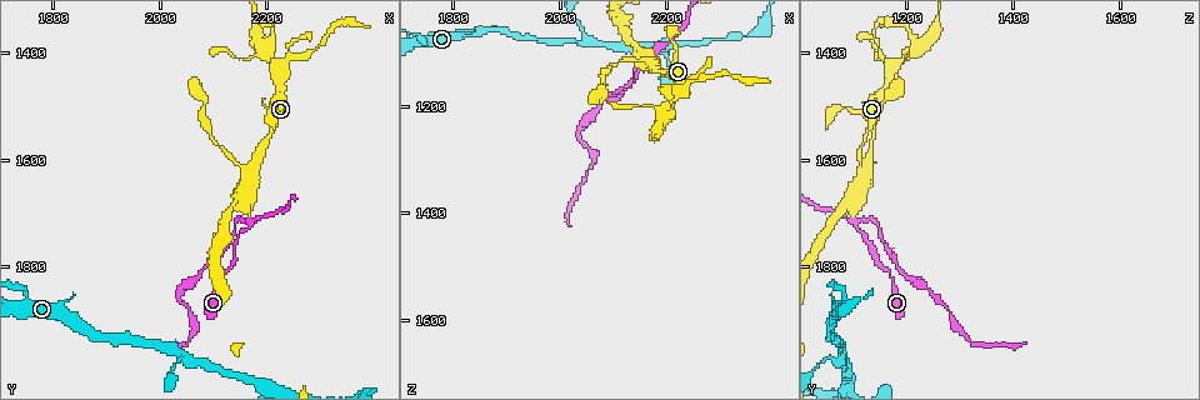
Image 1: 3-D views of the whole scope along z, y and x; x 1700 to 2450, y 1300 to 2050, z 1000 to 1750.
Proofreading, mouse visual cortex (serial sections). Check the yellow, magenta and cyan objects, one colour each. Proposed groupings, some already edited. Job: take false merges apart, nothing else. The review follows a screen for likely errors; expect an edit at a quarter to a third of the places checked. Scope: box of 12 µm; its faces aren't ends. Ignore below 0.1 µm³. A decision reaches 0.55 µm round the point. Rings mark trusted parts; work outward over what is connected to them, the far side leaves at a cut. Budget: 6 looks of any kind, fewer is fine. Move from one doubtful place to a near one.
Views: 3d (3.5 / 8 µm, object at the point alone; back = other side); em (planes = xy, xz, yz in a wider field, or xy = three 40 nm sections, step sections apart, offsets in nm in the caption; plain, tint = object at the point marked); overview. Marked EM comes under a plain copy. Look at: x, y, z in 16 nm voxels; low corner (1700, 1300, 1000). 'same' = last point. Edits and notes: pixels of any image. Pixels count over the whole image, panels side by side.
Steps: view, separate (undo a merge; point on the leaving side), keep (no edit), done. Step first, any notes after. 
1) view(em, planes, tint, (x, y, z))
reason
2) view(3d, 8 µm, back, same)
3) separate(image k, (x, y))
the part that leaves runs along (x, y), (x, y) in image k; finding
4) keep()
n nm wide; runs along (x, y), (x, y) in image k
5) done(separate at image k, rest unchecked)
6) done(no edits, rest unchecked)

view(3d, 8 µm, (2120, 1810, 1165))
thin neck

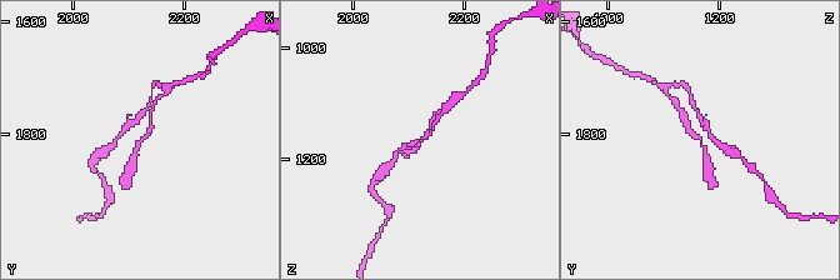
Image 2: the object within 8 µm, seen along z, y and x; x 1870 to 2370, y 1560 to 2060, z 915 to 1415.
view(3d, 3.5 µm, (2125, 1810, 1165))

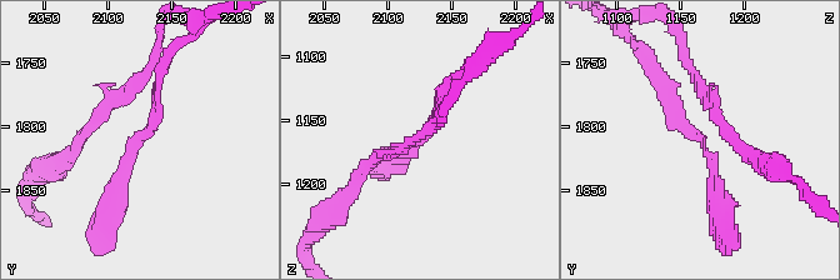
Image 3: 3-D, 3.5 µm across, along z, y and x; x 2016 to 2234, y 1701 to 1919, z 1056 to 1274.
view(em, xy, step 2, tint, (2126, 1812, 1166))
now the EM

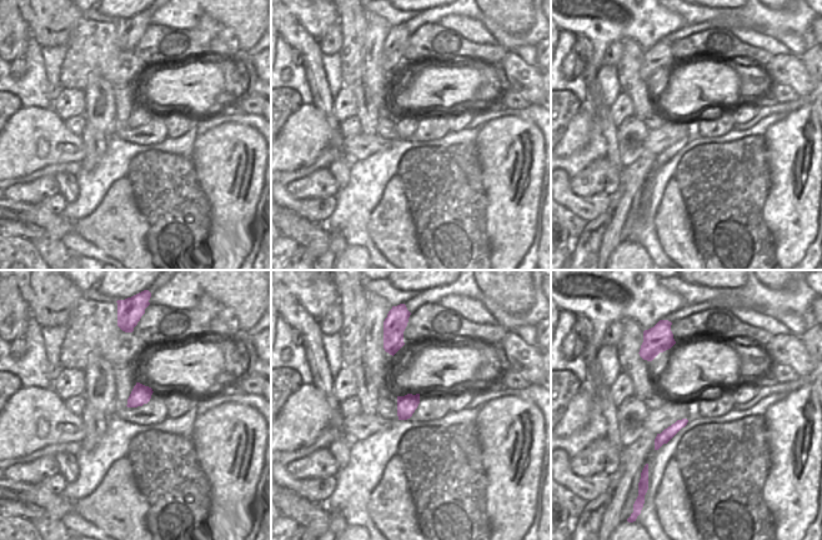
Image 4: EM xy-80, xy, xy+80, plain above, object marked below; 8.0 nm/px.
keep()
runs along (720, 214), (710, 156), (656, 80) in image 3; one cell here

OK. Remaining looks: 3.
view(em, xy, step 2, tint, (2165, 1720, 1105))
a fork

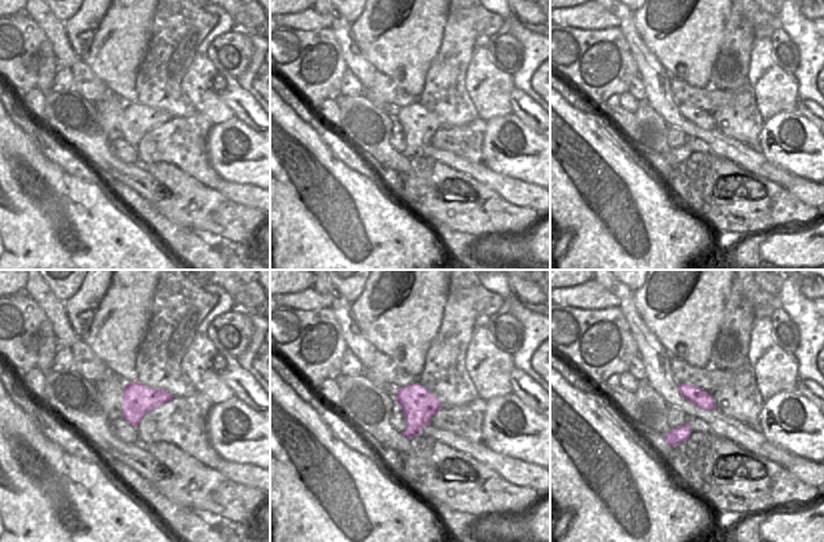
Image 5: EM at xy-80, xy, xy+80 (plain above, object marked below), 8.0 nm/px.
view(3d, 3.5 µm, same)
see where the arms go

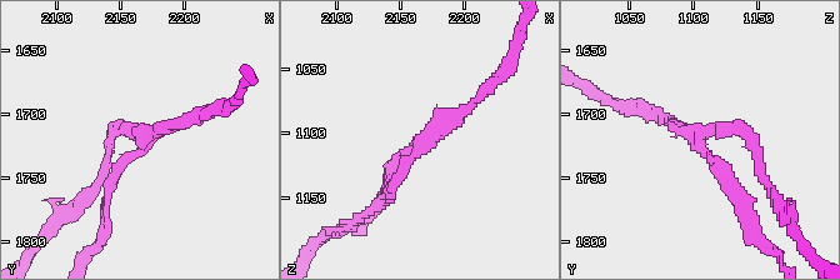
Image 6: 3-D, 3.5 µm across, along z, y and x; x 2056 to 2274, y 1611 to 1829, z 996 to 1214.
keep()
3 arms; arms of 150, 150, 150 nm; runs along (733, 195), (698, 138), (743, 126), (755, 145) in image 6; continuous, no second cell

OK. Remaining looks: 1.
done(no edits, rest unchecked)

